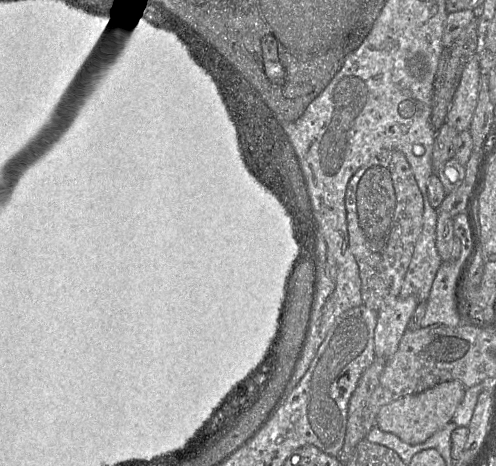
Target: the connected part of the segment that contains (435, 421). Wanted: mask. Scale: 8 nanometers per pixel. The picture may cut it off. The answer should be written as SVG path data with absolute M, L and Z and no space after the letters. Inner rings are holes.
M453 380L442 382L415 395L401 397L379 410L376 425L380 430L396 435L407 444L421 444L452 421L465 391L466 387L461 382Z

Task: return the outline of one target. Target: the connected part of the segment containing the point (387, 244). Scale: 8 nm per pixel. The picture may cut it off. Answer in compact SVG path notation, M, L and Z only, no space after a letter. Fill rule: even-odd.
M382 150L361 166L348 182L345 206L349 247L359 266L363 304L379 312L399 298L423 228L424 201L405 155Z

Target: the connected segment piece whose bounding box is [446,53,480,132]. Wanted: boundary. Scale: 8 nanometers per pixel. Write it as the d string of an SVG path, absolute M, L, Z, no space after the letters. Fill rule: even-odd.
M478 53L465 65L453 95L446 122L458 132L468 130L471 124L479 92L480 66Z

